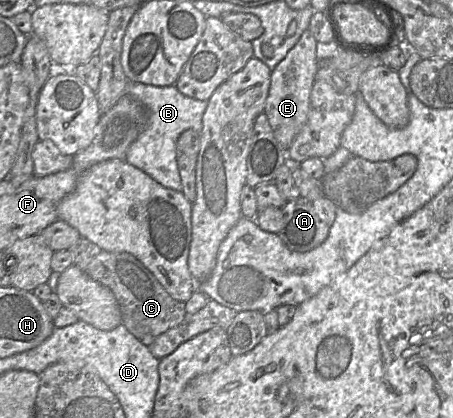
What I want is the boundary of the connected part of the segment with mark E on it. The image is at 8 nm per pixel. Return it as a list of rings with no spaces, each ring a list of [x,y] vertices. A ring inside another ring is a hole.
[[[306,29],[296,45],[271,71],[270,87],[263,112],[267,116],[275,139],[284,150],[289,149],[308,119],[311,90],[319,68],[316,45],[317,41],[313,34]]]

